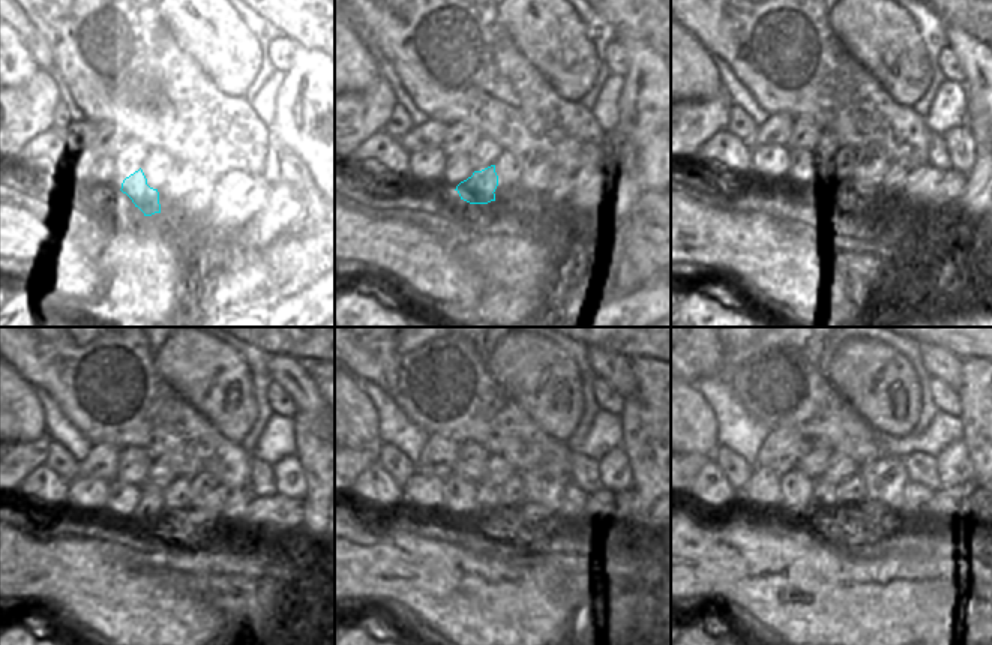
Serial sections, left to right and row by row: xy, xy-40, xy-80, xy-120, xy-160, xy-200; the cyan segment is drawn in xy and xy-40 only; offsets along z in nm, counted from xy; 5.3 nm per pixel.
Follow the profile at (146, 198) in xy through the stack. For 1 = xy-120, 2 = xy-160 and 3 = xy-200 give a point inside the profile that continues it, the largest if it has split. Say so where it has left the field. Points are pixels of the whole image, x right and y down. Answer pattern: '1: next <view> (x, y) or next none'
1: next xy-120 (149, 509)
2: next xy-160 (488, 506)
3: next xy-200 (824, 494)

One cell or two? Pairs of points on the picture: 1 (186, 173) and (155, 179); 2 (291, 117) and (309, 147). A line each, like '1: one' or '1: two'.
1: two
2: one

